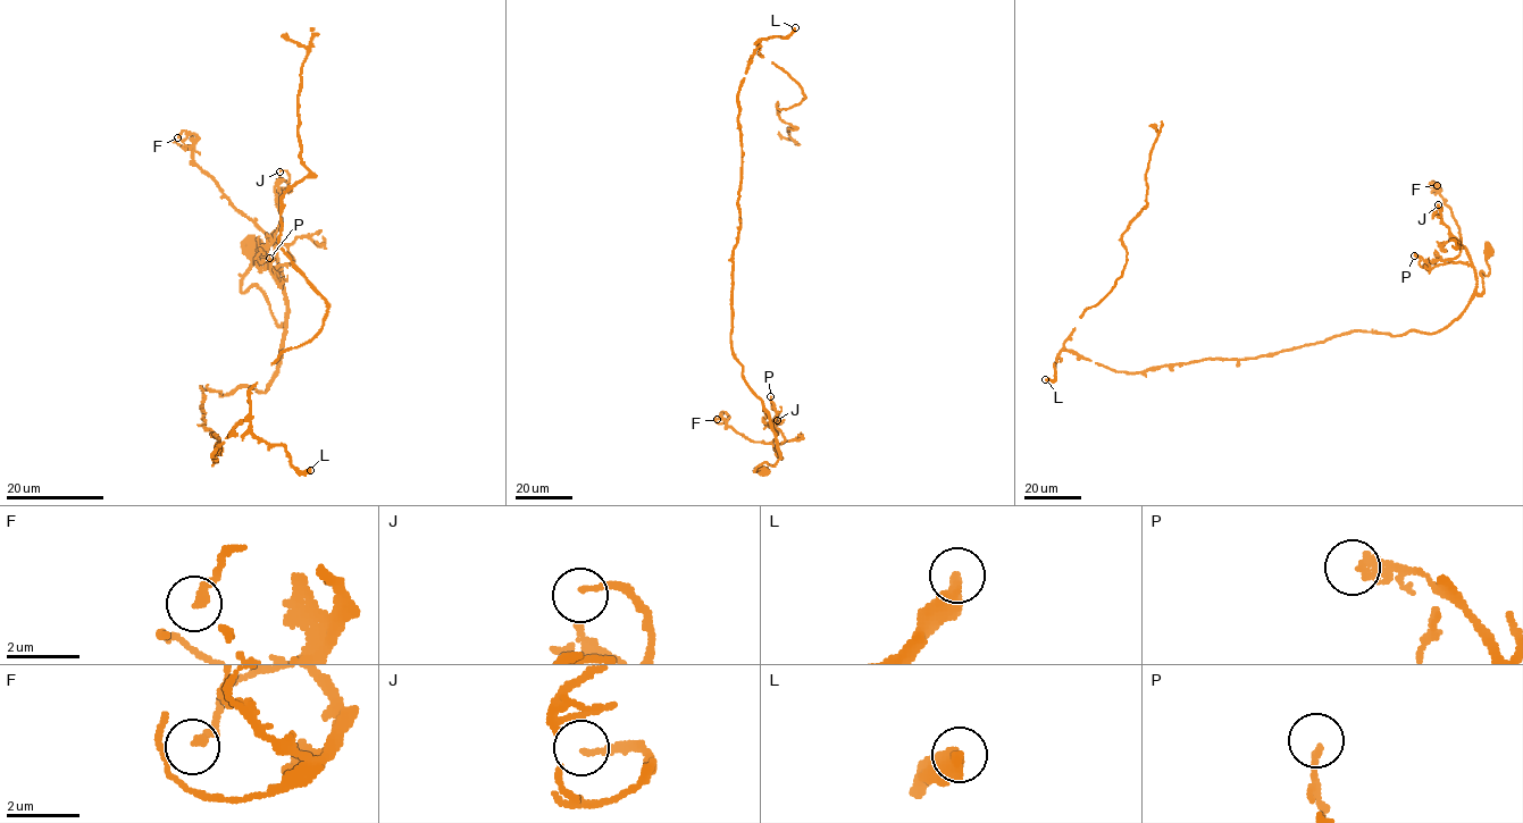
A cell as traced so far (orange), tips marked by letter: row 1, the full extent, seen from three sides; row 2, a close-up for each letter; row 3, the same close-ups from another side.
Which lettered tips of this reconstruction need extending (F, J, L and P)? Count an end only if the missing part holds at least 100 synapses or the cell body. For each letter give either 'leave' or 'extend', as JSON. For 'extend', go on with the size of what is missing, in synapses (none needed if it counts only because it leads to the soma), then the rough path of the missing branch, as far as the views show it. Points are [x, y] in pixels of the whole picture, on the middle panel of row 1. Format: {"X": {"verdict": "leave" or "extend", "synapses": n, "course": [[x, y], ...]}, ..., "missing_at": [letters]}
{"F": {"verdict": "leave"}, "J": {"verdict": "leave"}, "L": {"verdict": "extend", "synapses": 180, "course": [[795, 27], [793, 21], [813, 22], [804, 11], [820, 8], [911, 44], [928, 14], [948, 3], [970, 42]]}, "P": {"verdict": "leave"}, "missing_at": ["L"]}

